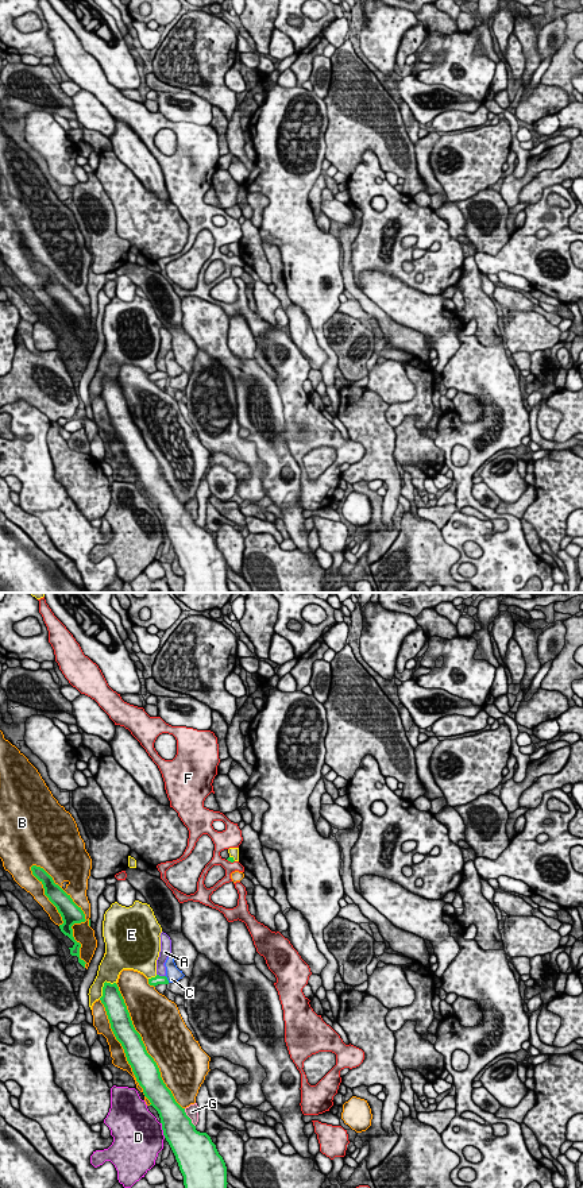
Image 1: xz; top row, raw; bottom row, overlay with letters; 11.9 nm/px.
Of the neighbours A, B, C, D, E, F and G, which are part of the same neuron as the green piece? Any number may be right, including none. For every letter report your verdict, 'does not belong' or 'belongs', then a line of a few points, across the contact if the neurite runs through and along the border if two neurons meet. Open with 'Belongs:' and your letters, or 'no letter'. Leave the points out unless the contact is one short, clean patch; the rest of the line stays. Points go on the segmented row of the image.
Belongs: no letter
A: does not belong
B: does not belong
C: does not belong
D: does not belong; line xz (161, 1122), (165, 1137)
E: does not belong
F: does not belong
G: does not belong

